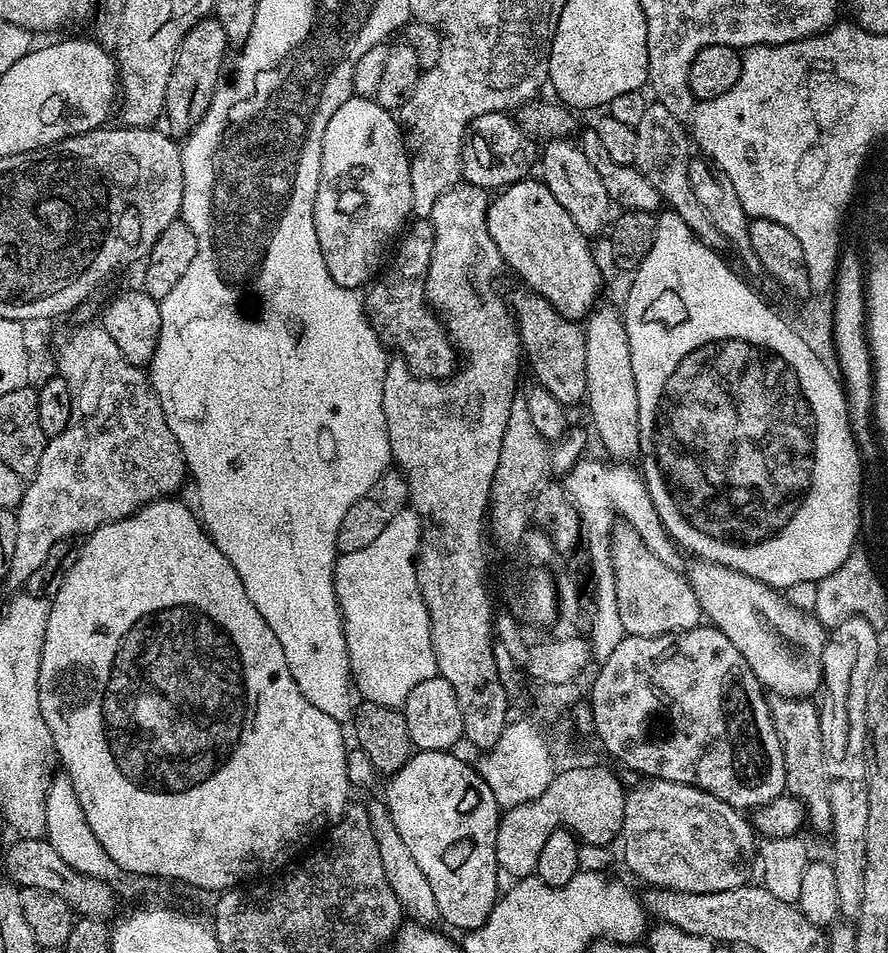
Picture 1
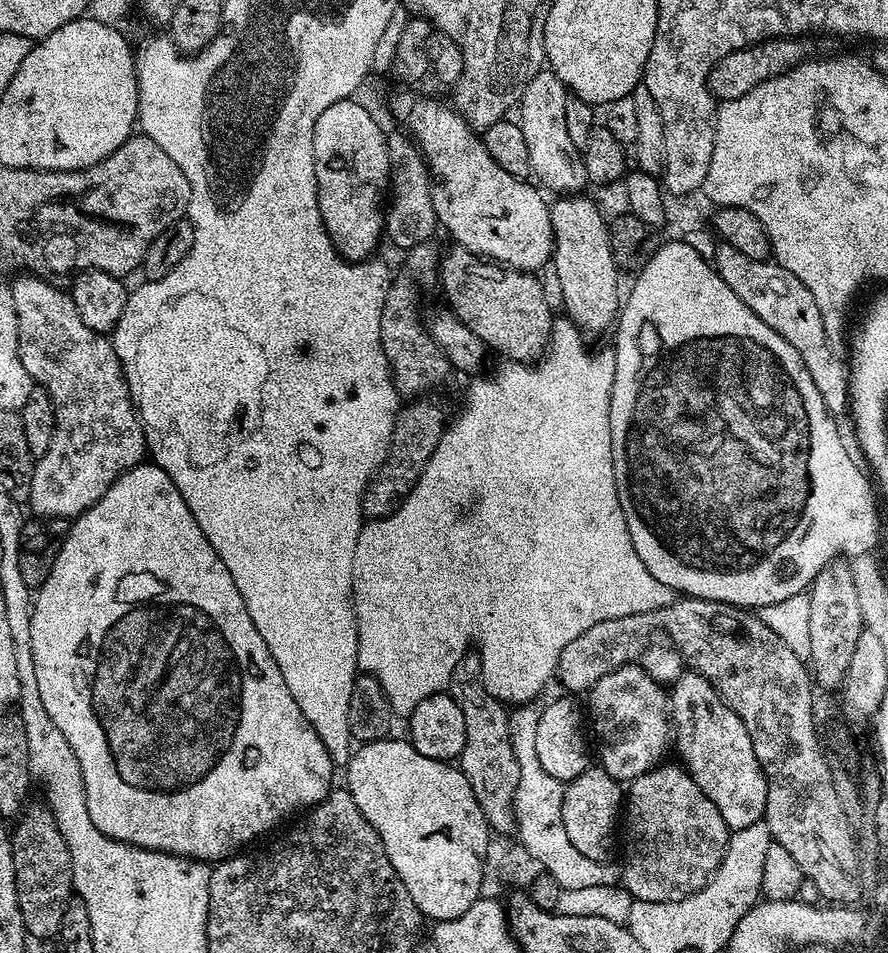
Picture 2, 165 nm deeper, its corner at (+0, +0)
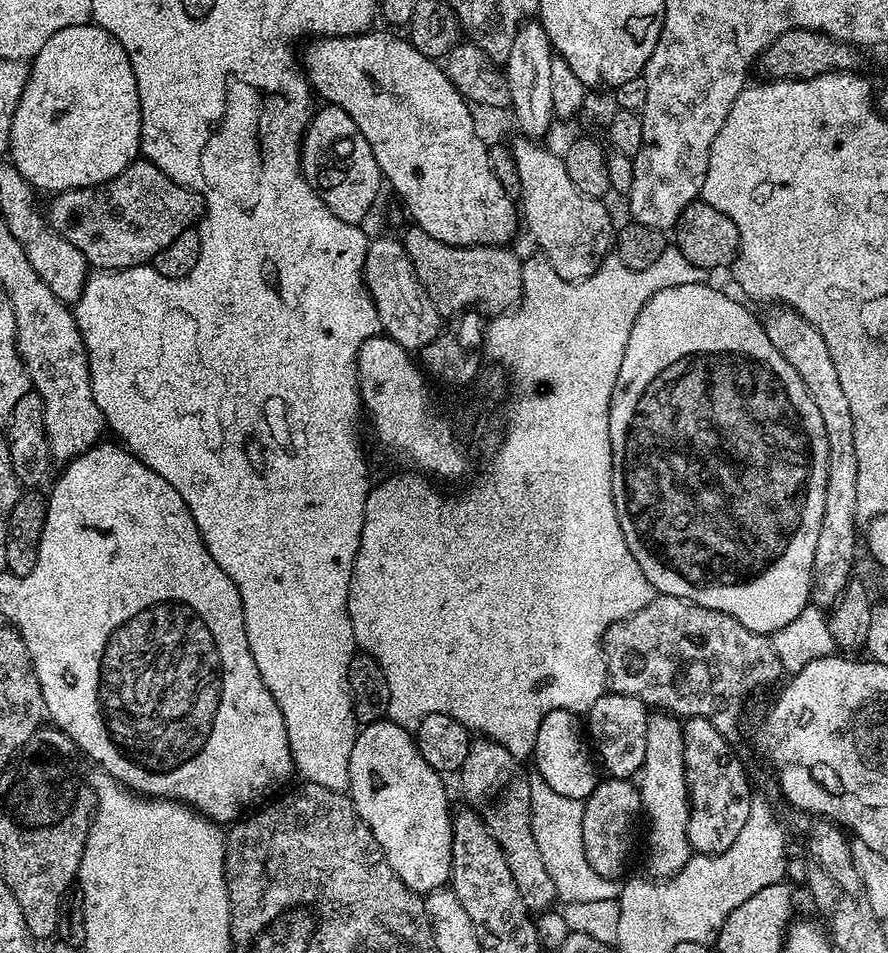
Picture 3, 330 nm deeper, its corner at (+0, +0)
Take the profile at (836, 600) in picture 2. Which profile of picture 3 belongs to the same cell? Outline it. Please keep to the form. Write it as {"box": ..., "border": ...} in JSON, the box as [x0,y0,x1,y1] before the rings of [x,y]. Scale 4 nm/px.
{"box":[762,306,858,609],"border":[[[787,306],[771,309],[762,323],[766,338],[774,342],[774,350],[798,370],[798,378],[806,386],[818,414],[822,414],[822,426],[826,430],[828,443],[828,465],[826,466],[826,498],[822,510],[822,526],[818,530],[818,546],[814,550],[812,567],[811,603],[817,608],[831,609],[836,597],[846,590],[849,580],[853,579],[852,567],[856,564],[856,491],[858,490],[858,462],[854,450],[854,422],[850,418],[850,406],[838,382],[838,370],[834,370],[834,358],[826,350],[826,342],[819,330],[806,318],[798,315]]]}

